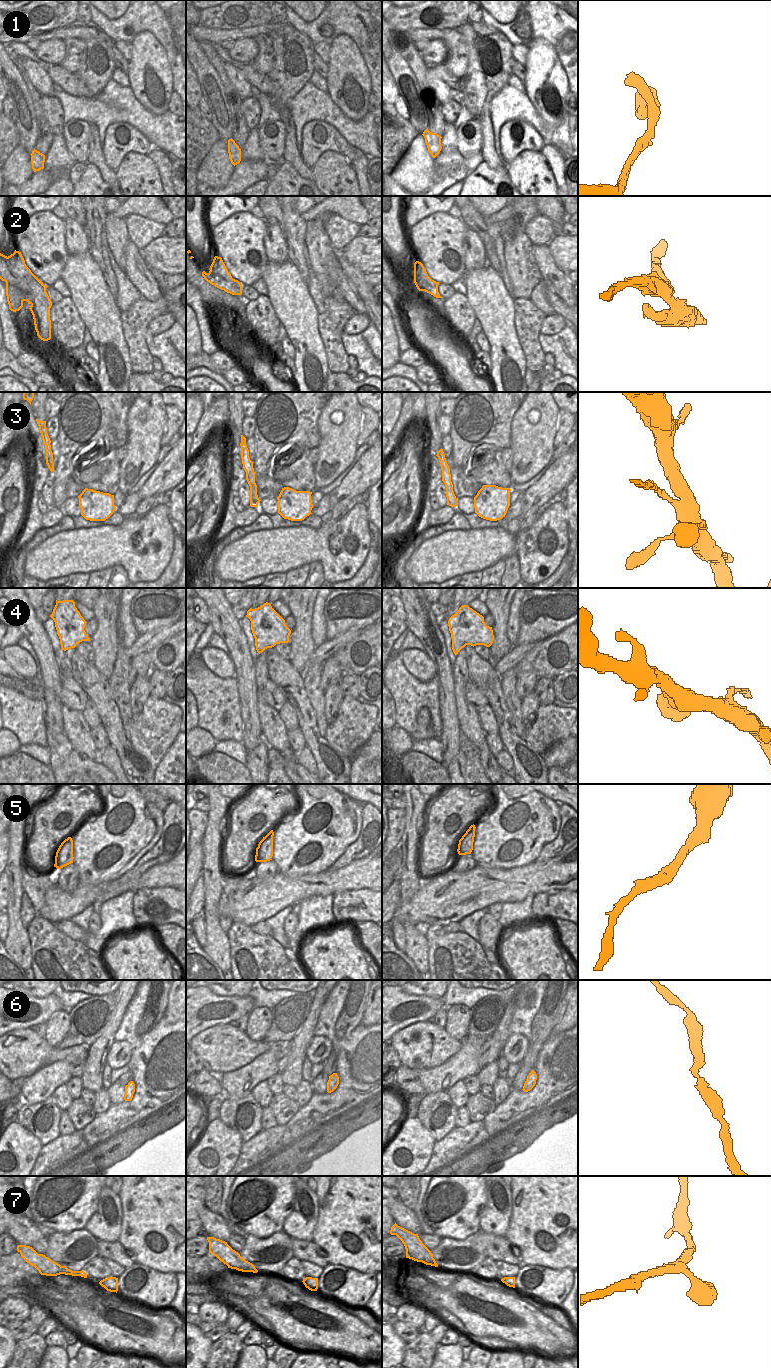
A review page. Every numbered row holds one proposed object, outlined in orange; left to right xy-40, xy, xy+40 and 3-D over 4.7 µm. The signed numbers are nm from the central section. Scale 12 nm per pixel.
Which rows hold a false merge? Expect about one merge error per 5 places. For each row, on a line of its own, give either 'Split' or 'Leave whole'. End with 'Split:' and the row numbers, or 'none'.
1: Leave whole
2: Split
3: Split
4: Leave whole
5: Leave whole
6: Leave whole
7: Leave whole
Split: 2, 3.

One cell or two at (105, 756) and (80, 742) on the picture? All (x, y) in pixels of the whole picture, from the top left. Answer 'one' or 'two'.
two

